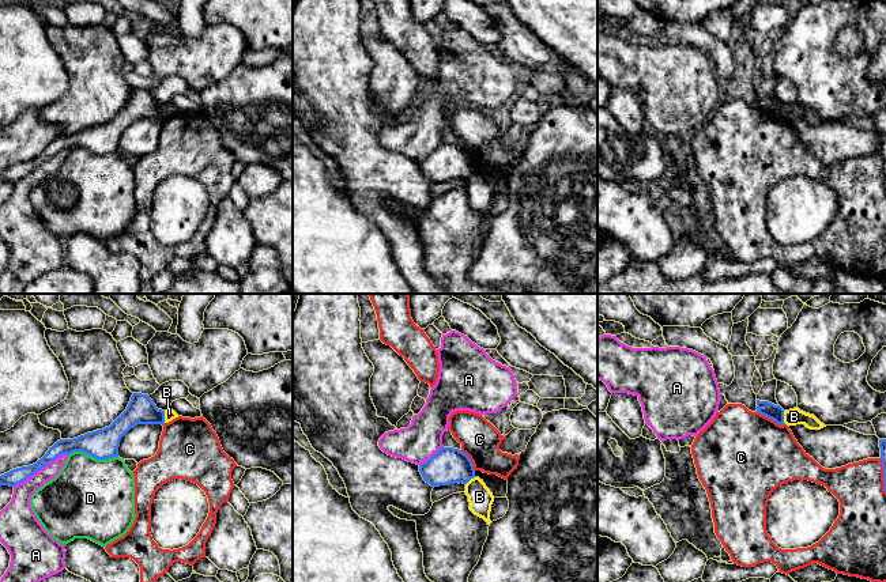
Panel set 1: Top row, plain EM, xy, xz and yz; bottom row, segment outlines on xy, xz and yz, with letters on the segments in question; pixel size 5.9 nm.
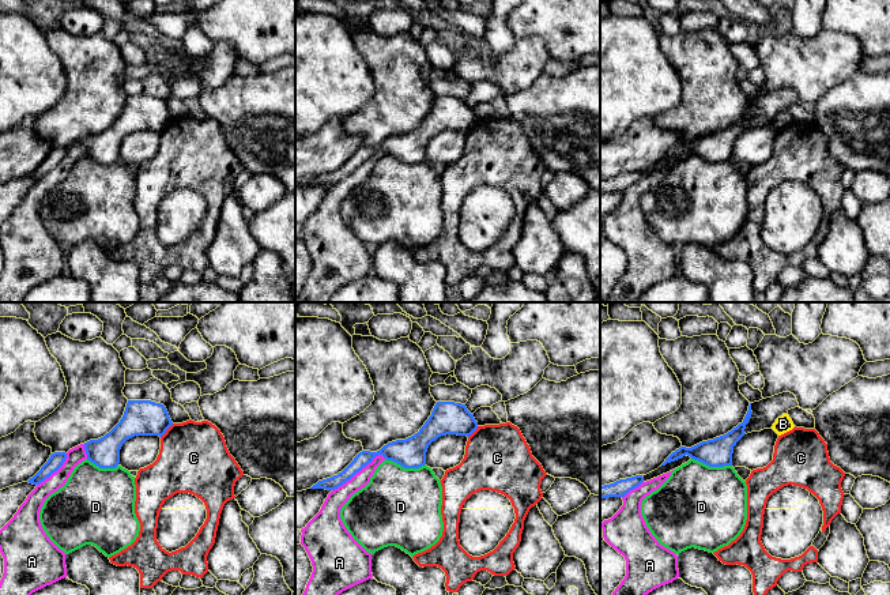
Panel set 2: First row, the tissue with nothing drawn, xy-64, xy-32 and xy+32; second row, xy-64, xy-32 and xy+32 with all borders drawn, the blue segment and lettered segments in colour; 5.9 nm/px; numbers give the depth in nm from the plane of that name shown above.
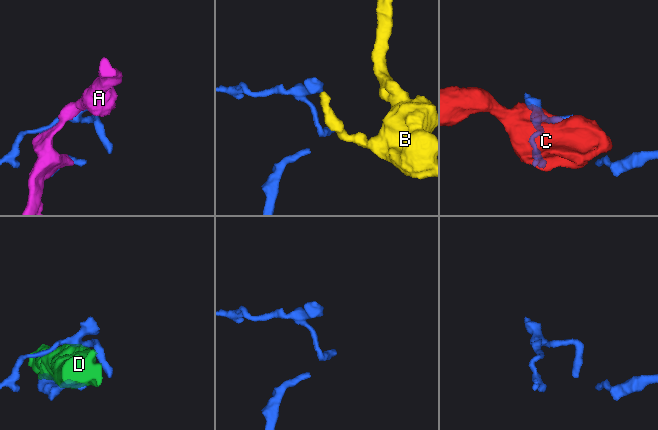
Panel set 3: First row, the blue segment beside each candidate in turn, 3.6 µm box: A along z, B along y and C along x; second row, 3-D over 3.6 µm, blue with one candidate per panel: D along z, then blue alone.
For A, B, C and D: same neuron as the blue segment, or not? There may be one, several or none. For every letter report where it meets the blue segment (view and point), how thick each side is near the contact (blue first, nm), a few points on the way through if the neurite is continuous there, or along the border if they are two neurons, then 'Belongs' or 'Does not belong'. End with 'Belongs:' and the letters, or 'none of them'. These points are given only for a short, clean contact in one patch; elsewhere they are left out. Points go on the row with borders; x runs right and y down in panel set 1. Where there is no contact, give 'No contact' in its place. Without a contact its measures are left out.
A: Touches blue at xy (41, 468). Thickness 100 nm (blue) against 120 nm. Does not belong
B: Touches blue at yz (783, 418). Thickness 90 nm (blue) against 100 nm. Boundary: yz (783, 411), (783, 420), (785, 423). Does not belong
C: Touches blue at yz (770, 418). Thickness 90 nm (blue) against 480 nm. Does not belong
D: Touches blue at xy (93, 456). Thickness 180 nm (blue) against 480 nm. Does not belong
Belongs: none of them

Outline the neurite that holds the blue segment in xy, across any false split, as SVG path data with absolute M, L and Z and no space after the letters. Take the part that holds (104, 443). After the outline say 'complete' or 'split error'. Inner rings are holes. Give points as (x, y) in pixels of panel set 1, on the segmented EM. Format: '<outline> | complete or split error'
M133 393L127 409L102 430L73 439L57 441L35 464L12 469L0 476L0 485L15 487L63 454L83 451L97 460L118 457L121 438L137 424L165 426L165 411L158 409L148 394Z | complete

